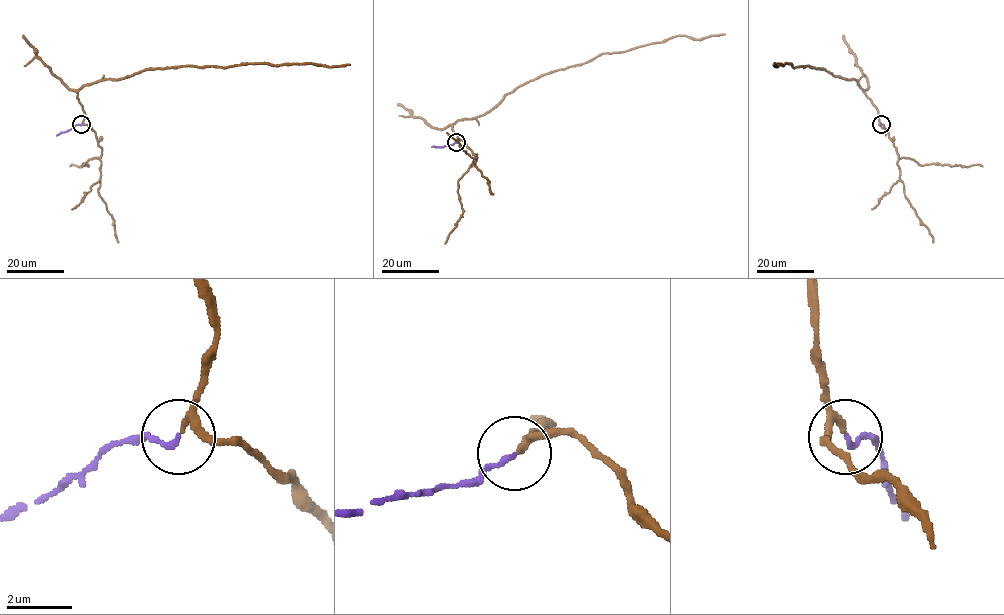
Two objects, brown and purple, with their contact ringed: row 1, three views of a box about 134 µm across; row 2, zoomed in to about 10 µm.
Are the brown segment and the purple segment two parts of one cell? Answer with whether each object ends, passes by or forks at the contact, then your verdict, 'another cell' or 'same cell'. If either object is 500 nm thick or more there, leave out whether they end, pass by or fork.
brown passes by; purple ends there; same cell

